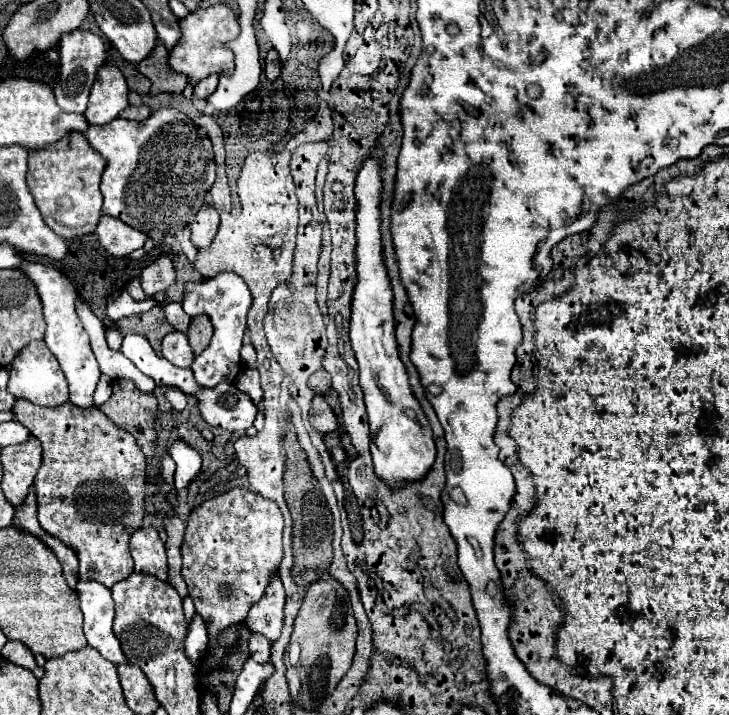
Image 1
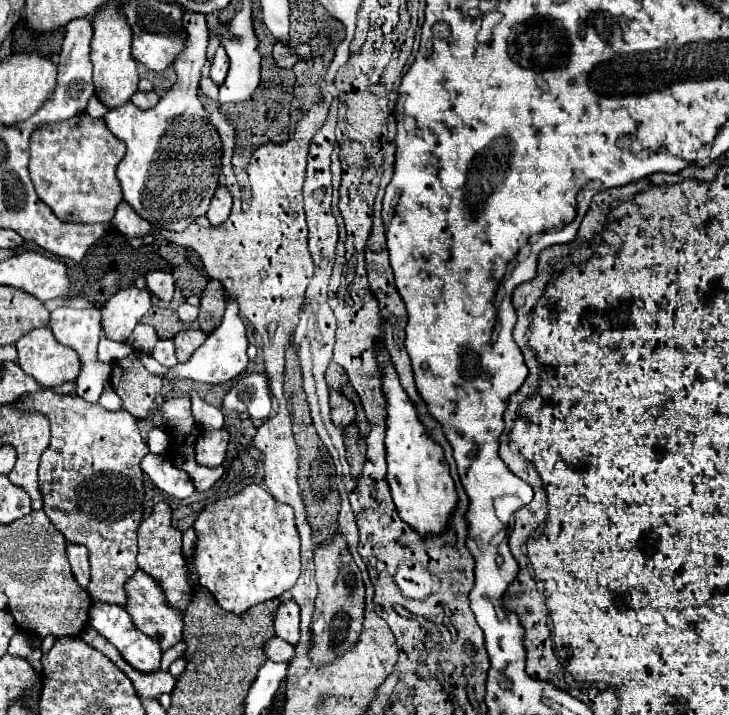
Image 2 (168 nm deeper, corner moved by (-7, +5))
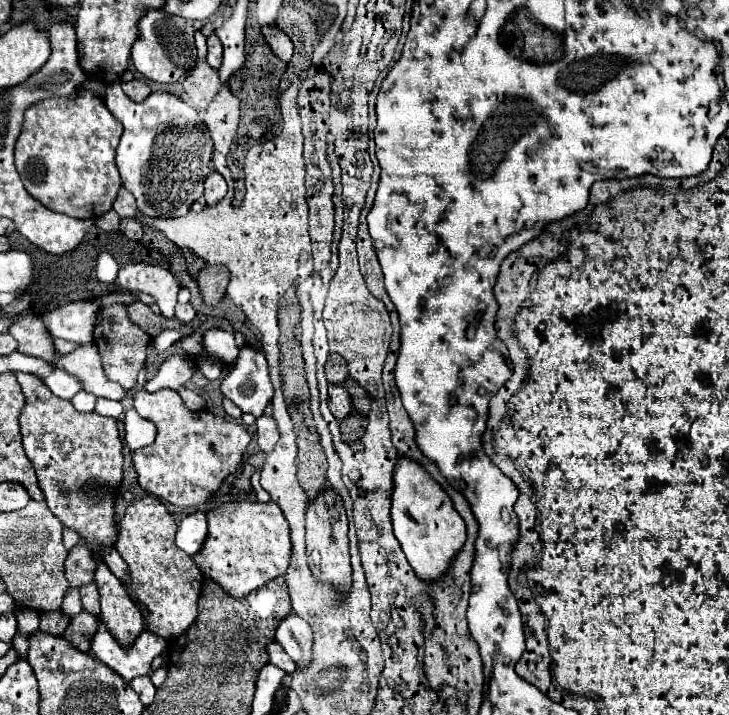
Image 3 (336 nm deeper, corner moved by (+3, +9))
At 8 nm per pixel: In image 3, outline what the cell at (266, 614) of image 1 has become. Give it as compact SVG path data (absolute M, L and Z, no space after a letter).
M289 613L277 629L277 643L295 661L297 669L307 669L313 663L313 631L307 621Z

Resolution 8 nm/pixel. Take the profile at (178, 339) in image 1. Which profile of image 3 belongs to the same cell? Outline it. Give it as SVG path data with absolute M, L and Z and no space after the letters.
M193 333L189 337L183 337L183 341L179 343L181 351L187 353L187 355L193 355L193 357L199 357L201 355L201 349L203 349L203 335L201 333Z

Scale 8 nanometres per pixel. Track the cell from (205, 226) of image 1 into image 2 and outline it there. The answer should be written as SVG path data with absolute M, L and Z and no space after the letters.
M219 187L211 199L207 219L213 227L217 227L229 217L229 213L231 213L231 193L227 191L227 187Z

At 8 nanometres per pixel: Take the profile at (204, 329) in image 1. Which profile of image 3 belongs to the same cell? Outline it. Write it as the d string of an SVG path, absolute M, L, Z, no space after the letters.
M205 265L197 275L197 283L199 283L199 289L201 289L205 303L215 305L225 295L225 289L229 283L229 271L225 267Z

